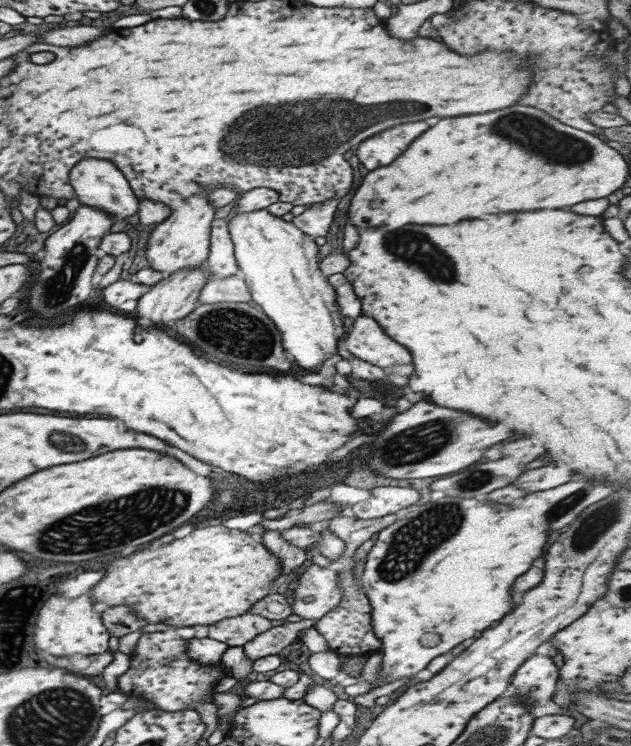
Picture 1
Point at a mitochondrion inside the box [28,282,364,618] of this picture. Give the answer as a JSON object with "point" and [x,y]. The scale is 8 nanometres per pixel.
{"point":[126,519]}

